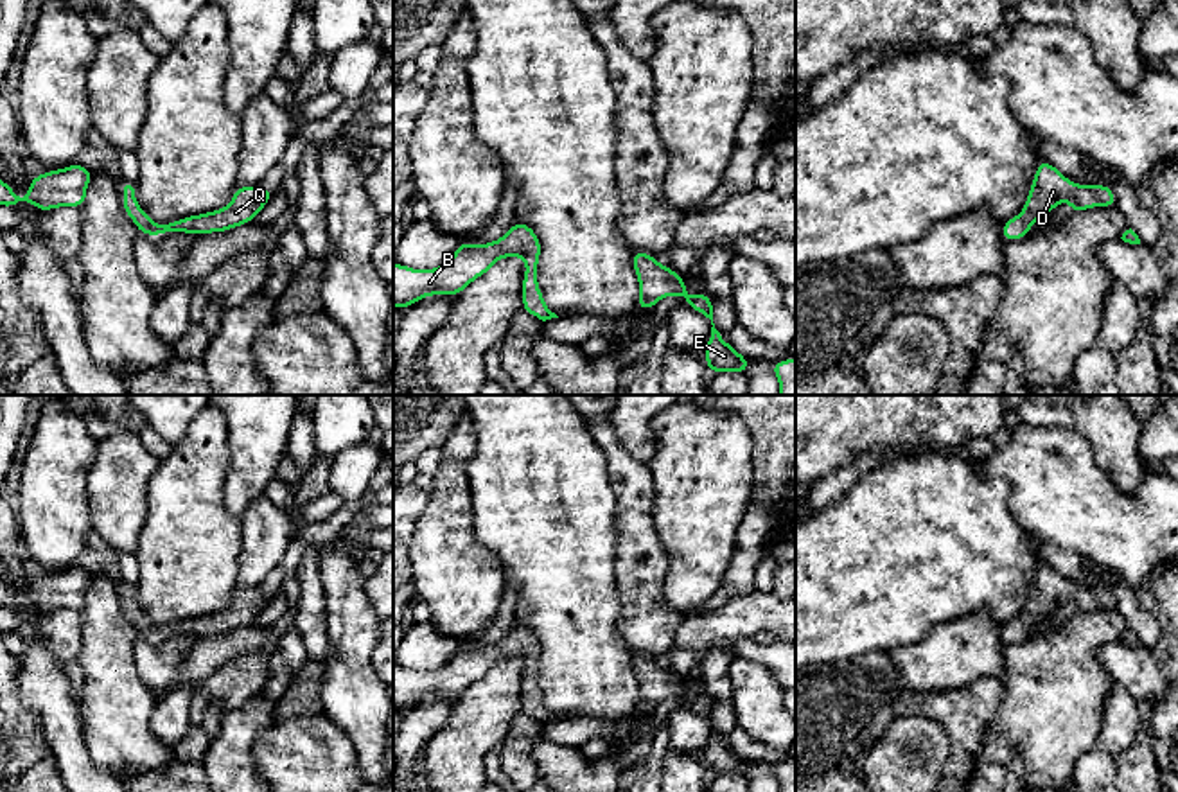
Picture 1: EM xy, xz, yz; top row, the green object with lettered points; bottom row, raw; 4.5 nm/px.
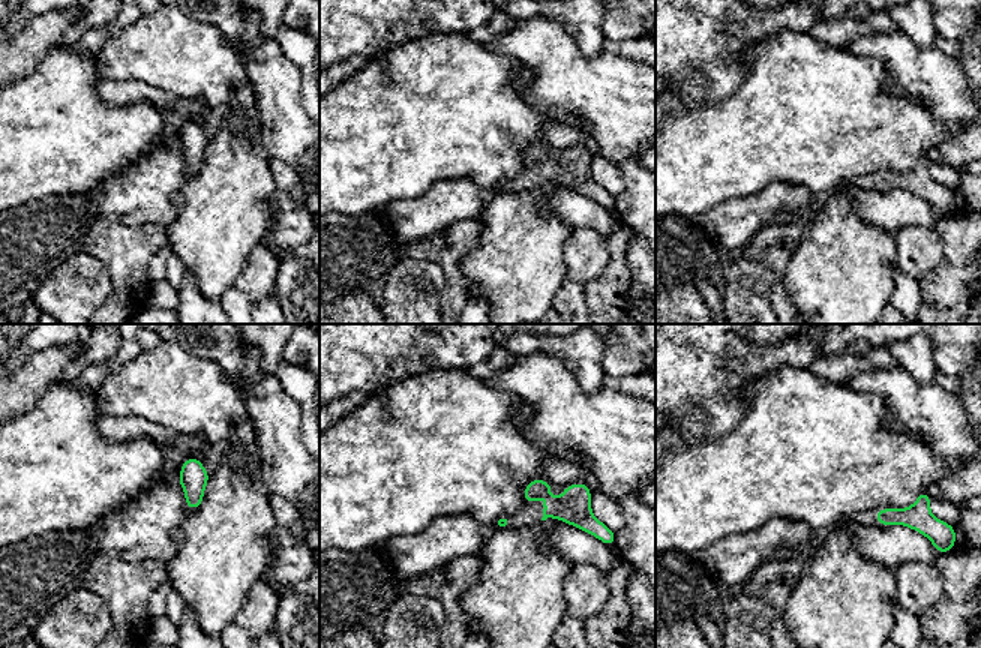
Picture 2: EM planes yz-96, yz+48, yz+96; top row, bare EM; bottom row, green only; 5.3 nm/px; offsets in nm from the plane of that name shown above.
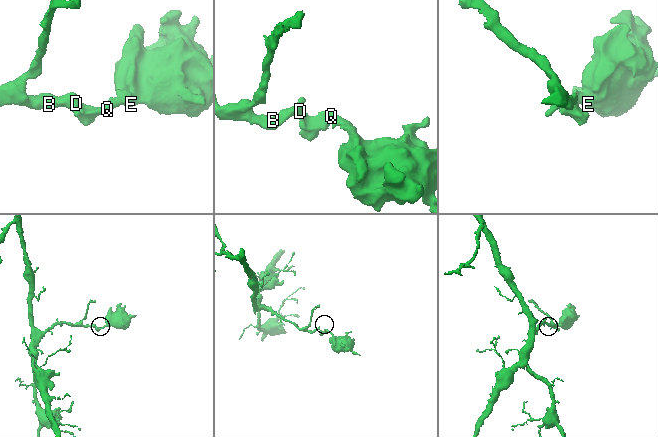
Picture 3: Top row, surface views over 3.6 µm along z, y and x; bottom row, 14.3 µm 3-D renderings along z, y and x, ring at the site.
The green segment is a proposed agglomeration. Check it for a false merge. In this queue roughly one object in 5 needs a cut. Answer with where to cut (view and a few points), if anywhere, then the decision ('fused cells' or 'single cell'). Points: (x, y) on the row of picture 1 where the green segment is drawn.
no cut; single cell

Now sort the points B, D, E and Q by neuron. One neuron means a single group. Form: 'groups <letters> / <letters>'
groups B D E Q

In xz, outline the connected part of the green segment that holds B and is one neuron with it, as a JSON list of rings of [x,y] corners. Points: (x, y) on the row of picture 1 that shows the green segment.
[[[519,221],[494,242],[474,246],[469,241],[462,241],[454,255],[440,268],[420,271],[395,262],[393,305],[404,311],[424,296],[456,296],[503,257],[521,257],[526,262],[523,309],[542,321],[558,318],[546,307],[537,284],[541,241],[528,224]]]

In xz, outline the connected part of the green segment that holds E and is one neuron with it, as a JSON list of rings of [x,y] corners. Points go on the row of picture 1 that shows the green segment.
[[[632,251],[632,264],[641,287],[637,307],[645,312],[652,309],[661,298],[677,295],[684,296],[684,305],[699,311],[711,320],[711,334],[706,345],[706,365],[711,372],[740,372],[747,374],[749,359],[738,354],[729,343],[725,343],[713,323],[711,296],[699,293],[690,296],[686,293],[686,280],[681,278],[672,268],[661,266],[655,257],[643,251]]]

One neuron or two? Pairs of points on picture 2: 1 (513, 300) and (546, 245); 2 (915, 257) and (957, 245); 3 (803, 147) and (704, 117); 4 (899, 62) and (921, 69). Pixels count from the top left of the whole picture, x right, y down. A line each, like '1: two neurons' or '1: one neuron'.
1: one neuron
2: two neurons
3: one neuron
4: one neuron

